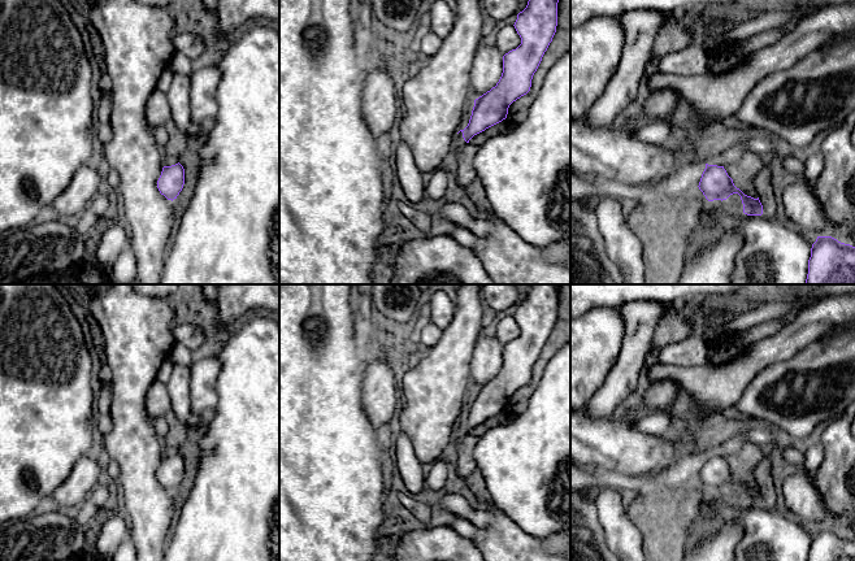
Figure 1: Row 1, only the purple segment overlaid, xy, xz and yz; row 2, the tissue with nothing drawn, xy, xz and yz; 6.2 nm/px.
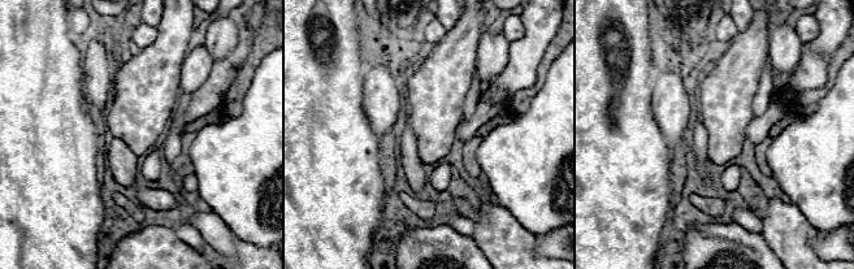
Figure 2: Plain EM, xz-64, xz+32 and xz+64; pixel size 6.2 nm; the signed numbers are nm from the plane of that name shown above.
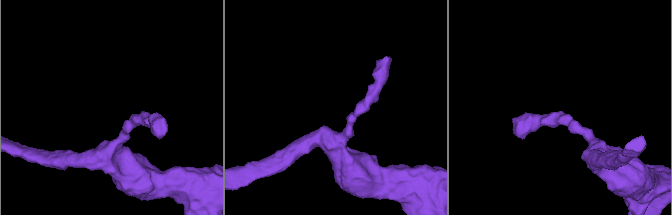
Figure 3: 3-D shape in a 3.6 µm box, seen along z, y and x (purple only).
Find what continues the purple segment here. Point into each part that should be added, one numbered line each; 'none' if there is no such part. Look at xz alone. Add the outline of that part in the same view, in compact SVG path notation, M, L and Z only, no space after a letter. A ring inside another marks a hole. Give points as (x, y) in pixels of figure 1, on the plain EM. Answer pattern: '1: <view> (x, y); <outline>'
none

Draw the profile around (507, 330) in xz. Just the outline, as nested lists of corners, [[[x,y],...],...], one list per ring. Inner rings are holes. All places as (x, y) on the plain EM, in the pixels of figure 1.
[[[513,316],[504,317],[496,326],[495,338],[503,344],[516,340],[521,335],[521,329]]]

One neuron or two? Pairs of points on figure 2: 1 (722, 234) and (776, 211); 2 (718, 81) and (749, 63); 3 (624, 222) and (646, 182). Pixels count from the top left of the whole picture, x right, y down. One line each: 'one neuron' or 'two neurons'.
1: two neurons
2: one neuron
3: one neuron

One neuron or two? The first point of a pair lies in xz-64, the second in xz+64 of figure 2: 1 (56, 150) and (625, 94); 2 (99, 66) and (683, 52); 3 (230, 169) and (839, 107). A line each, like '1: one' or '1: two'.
1: one
2: two
3: one

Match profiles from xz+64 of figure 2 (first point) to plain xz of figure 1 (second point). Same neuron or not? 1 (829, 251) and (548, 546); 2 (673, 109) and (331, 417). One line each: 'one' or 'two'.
1: one
2: two

